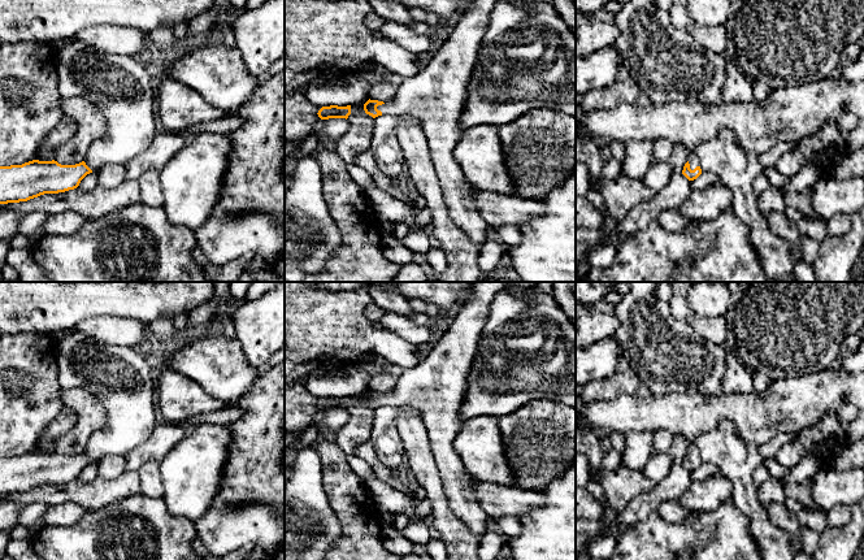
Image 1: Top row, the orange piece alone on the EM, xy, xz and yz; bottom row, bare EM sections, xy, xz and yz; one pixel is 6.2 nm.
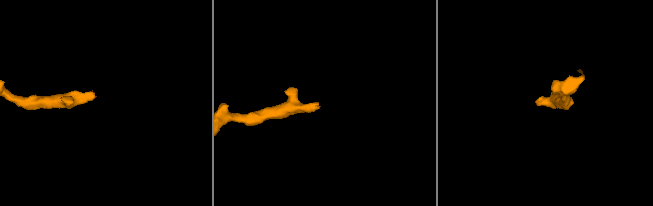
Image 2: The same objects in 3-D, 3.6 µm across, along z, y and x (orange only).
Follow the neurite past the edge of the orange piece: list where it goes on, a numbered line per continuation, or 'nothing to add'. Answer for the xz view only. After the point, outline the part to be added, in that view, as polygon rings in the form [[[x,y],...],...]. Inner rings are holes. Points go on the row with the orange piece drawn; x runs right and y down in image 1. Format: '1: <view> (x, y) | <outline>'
1: xz (435, 95) | [[[470,0],[460,13],[451,35],[437,51],[433,60],[414,77],[405,78],[391,100],[377,107],[382,114],[409,113],[421,121],[450,217],[478,248],[487,240],[486,230],[489,225],[477,210],[477,190],[470,190],[465,185],[466,179],[453,157],[453,151],[463,135],[460,116],[464,109],[470,74],[478,57],[490,14],[499,1],[502,0]]]

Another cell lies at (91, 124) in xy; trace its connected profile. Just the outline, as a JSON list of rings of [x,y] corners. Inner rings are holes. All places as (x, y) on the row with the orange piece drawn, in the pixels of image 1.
[[[82,96],[61,97],[60,108],[75,122],[74,135],[55,149],[55,161],[61,165],[75,165],[84,161],[94,140],[107,131],[103,110]]]

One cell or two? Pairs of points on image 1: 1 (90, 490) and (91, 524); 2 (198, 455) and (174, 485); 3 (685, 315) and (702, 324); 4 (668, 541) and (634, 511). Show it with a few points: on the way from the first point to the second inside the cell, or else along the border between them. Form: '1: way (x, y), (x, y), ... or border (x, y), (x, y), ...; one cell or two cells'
1: border (120, 500), (87, 512); two cells
2: way (196, 463), (182, 477); one cell
3: way (689, 317), (698, 324); one cell
4: border (654, 511), (645, 519), (616, 532); two cells

